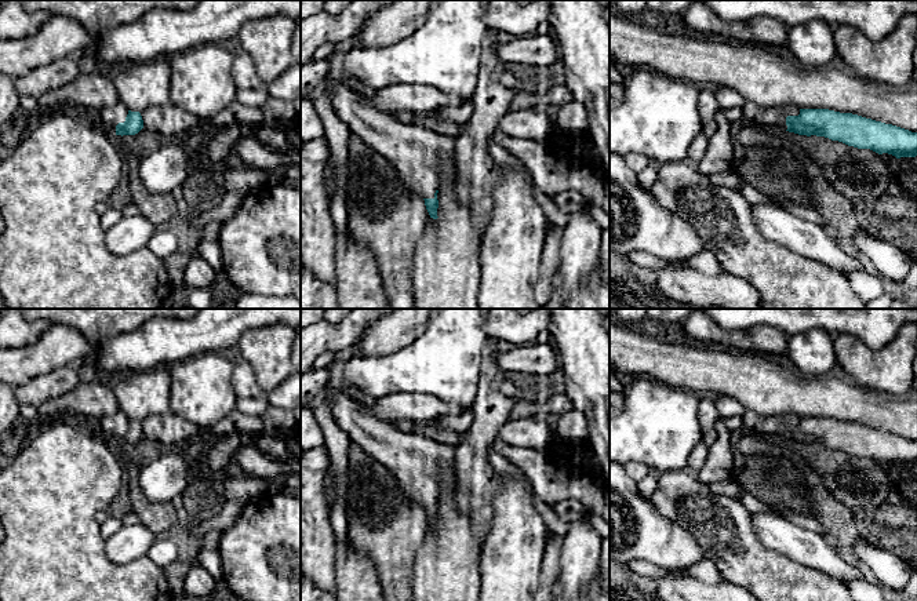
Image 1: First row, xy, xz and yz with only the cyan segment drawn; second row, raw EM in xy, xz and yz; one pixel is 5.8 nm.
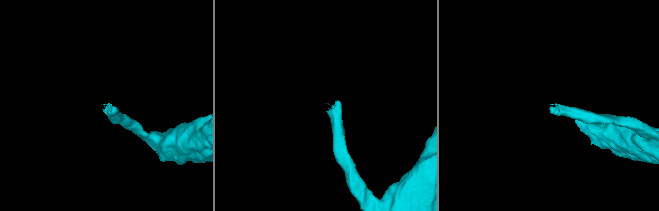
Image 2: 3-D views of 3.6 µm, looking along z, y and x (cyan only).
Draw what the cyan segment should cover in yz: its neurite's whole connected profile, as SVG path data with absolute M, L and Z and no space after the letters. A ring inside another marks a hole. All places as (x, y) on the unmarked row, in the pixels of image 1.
M747 408L742 420L745 431L772 441L825 445L878 463L888 462L896 467L917 465L917 441L858 423L793 415L763 416Z

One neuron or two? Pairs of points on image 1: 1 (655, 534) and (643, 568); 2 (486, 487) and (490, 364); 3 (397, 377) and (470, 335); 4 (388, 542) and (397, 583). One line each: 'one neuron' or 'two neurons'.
1: two neurons
2: one neuron
3: one neuron
4: one neuron

